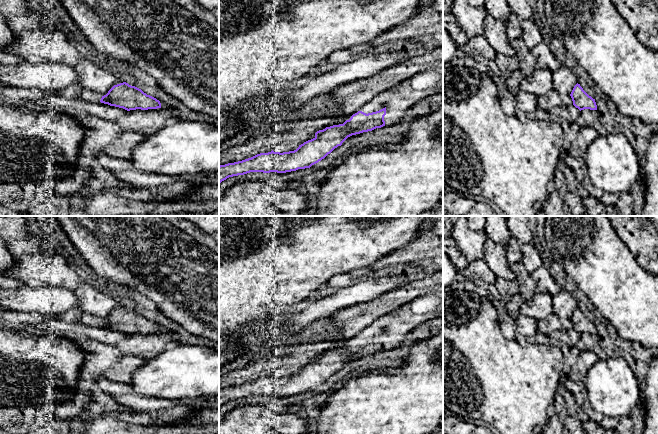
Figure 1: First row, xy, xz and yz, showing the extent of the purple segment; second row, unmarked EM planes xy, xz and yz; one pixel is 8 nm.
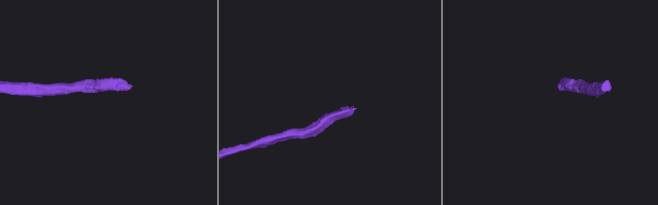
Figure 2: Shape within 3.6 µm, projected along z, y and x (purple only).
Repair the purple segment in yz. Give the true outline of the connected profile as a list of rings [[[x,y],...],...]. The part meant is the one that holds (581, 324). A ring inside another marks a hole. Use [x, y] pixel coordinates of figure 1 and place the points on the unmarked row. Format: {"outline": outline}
{"outline": [[[576,308],[570,318],[573,329],[580,335],[584,333],[597,334],[595,323],[589,320],[580,308]]]}

